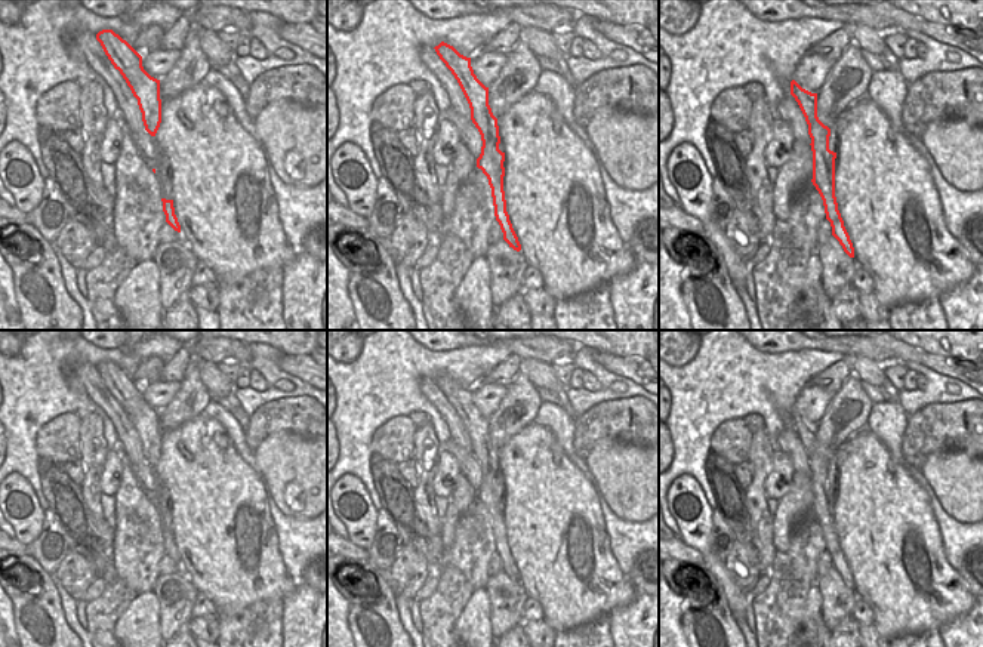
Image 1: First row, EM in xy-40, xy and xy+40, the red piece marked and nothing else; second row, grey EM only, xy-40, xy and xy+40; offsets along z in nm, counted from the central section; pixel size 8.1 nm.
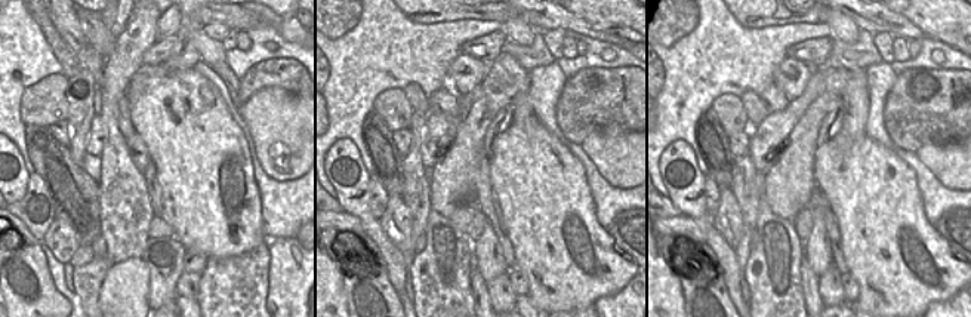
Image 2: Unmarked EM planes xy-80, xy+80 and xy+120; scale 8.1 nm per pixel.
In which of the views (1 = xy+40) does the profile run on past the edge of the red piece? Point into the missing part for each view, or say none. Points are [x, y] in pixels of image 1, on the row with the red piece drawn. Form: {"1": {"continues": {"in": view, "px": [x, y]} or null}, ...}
{"1": {"continues": null}}

